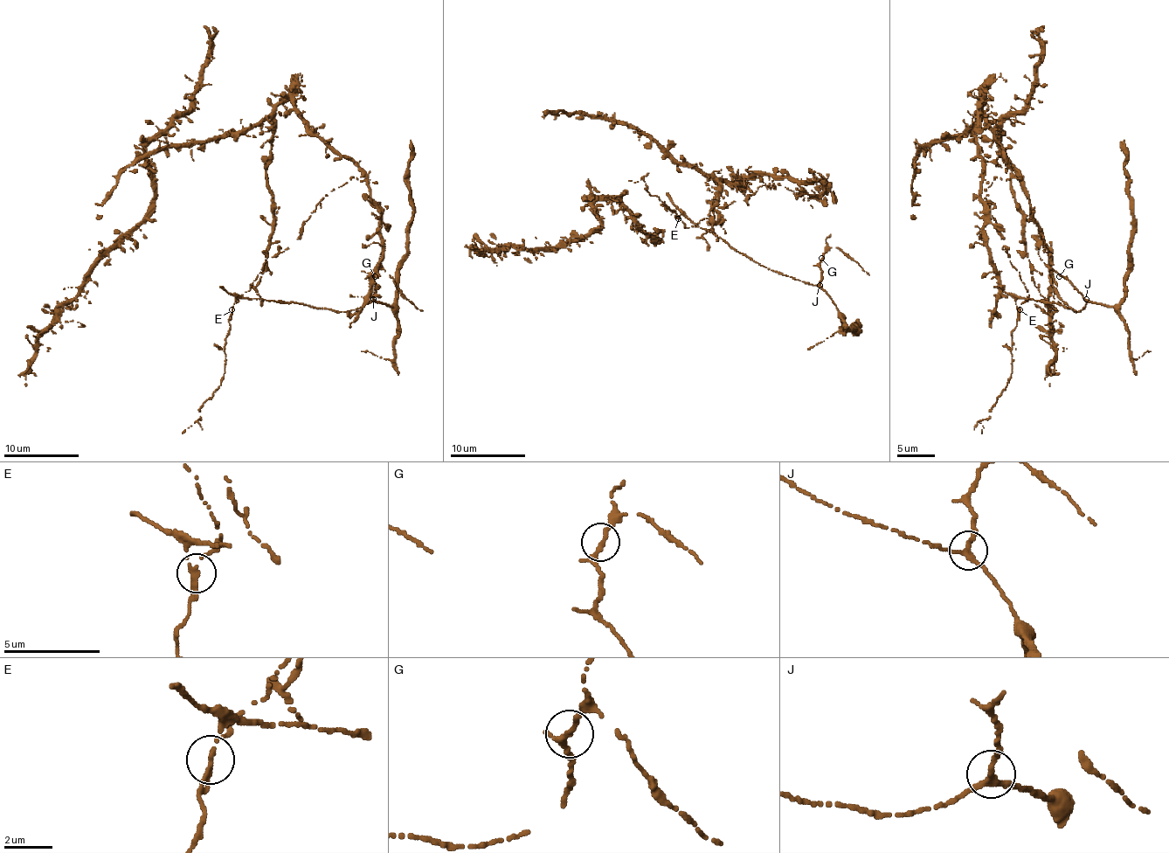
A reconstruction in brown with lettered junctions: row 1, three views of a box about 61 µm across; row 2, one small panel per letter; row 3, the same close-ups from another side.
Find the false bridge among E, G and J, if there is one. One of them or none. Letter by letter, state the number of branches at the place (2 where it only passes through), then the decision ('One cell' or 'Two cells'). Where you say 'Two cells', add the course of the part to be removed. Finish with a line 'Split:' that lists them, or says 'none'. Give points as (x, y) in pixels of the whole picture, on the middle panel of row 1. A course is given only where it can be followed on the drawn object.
E: Branches: 3. Two cells. Course of the part to remove: (678, 218), (689, 228), (706, 218), (712, 209), (743, 200), (763, 184), (779, 184), (793, 190), (812, 207)
G: Branches: 3. One cell
J: Branches: 3. One cell
Split: E

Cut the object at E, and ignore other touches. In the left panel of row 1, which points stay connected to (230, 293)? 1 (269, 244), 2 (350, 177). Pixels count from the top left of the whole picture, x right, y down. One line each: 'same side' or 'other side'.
1: same side
2: other side

